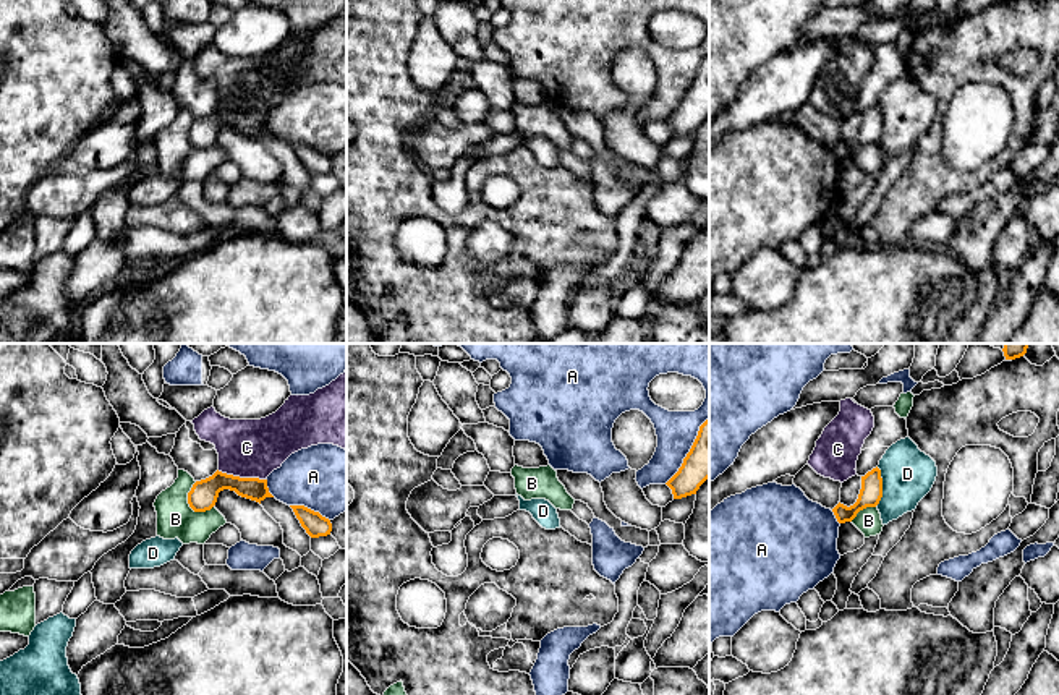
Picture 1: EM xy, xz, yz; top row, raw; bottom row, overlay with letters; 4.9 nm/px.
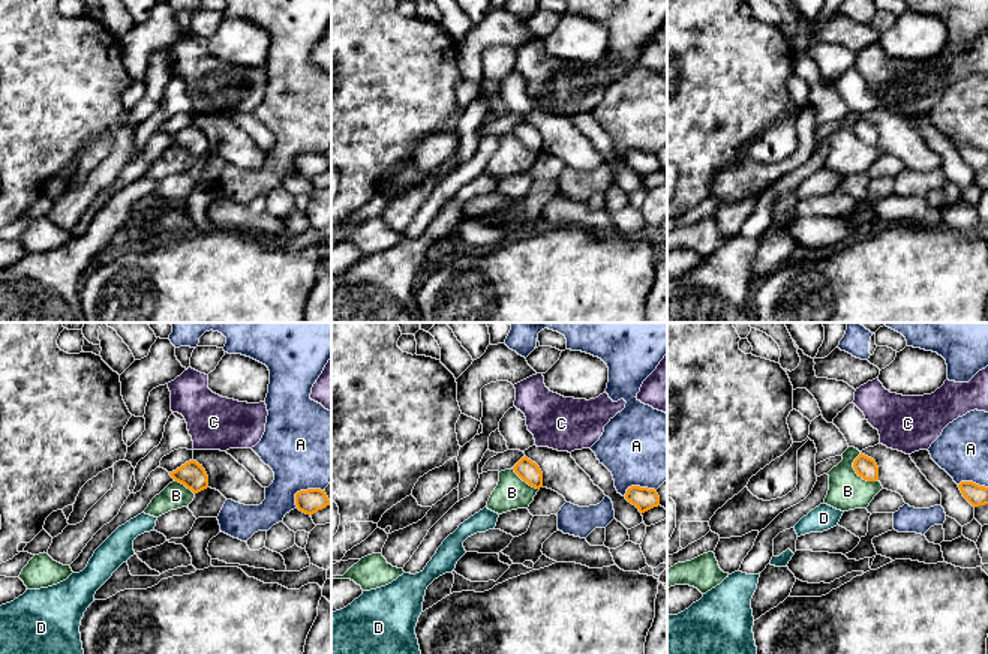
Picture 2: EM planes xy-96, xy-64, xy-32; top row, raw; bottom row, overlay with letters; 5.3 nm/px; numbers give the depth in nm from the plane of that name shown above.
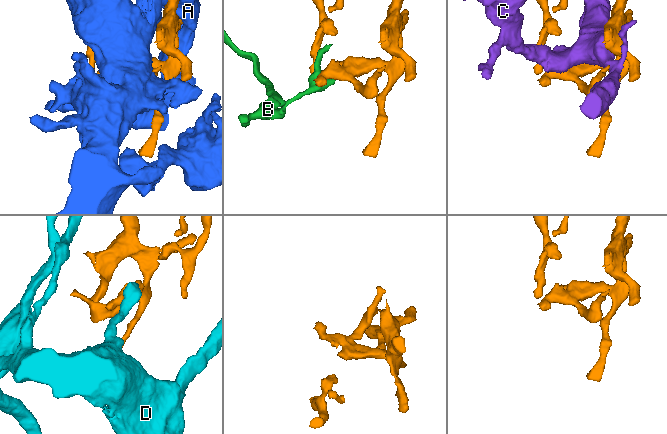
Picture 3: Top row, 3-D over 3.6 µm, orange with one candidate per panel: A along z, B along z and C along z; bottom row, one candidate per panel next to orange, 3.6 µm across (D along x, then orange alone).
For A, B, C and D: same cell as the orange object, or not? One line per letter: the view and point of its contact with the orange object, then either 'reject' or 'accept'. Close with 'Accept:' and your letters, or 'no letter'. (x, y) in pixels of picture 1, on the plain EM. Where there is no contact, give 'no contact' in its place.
A: contact xy (310, 146); reject
B: contact xy (188, 140); reject
C: contact xy (242, 115); reject
D: contact yz (881, 123); reject
Accept: no letter

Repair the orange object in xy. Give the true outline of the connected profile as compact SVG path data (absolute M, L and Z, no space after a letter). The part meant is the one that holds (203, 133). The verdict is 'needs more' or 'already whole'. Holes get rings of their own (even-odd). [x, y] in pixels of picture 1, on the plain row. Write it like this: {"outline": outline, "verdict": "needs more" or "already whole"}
{"outline": "M215 109L212 113L196 118L188 130L188 141L194 149L211 147L223 126L235 128L238 133L262 139L266 134L274 134L269 130L267 117L240 115Z", "verdict": "already whole"}

